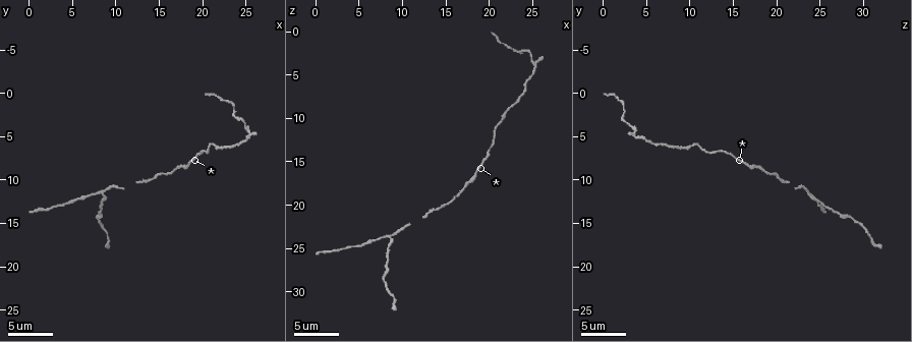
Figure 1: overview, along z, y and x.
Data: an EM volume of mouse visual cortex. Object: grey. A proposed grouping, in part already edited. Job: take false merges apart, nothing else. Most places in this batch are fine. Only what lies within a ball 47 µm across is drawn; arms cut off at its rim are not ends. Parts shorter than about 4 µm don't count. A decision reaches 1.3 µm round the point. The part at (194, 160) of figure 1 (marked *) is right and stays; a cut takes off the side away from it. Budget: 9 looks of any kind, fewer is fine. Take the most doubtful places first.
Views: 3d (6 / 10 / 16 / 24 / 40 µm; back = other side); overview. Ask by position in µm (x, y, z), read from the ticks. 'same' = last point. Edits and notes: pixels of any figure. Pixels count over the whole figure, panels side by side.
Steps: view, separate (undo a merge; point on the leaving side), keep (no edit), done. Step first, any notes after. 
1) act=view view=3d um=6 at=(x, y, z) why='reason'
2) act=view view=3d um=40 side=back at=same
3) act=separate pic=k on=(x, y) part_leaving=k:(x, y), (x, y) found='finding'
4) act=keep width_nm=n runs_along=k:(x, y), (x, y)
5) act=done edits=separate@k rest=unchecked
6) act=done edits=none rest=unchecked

act=view view=3d um=10 at=(8.2, 11.6, 23.6) why='small branch off a trunk'

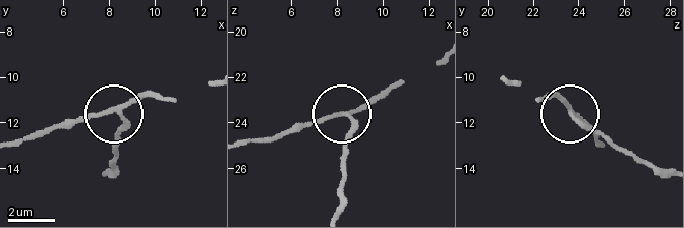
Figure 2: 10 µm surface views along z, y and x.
act=separate pic=2 on=(120, 133) arms=3 part_leaving=2:(122, 114), (116, 162), (109, 172) found='two neurons meet here'

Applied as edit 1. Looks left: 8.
act=view view=overview

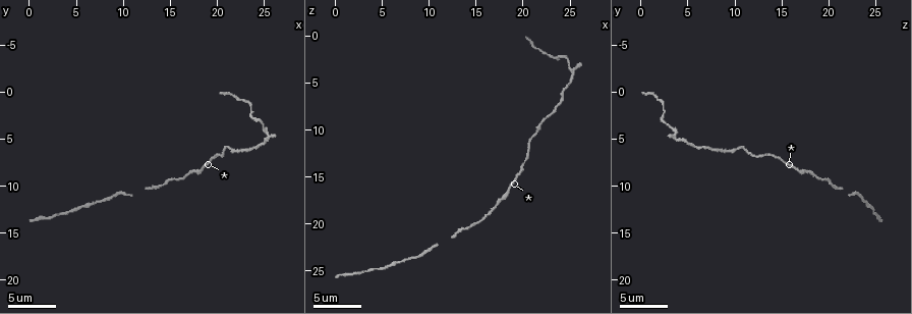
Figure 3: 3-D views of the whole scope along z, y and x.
act=view view=3d um=16 at=(25.2, 5.2, 4.8)

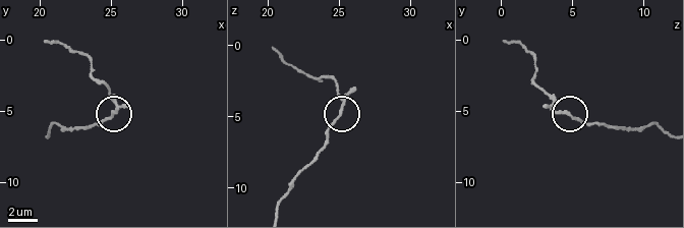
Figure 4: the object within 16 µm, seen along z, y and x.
act=view view=3d um=6 at=(25.0, 5.4, 4.8)

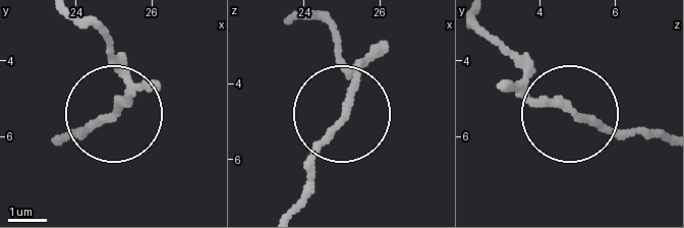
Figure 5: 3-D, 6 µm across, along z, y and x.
act=keep width_nm=170 runs_along=5:(291, 209), (353, 81), (386, 46) found='all the same neuron'

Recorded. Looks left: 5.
act=view view=3d um=10 at=(21.0, 5.8, 10.6) why='calibre changes'

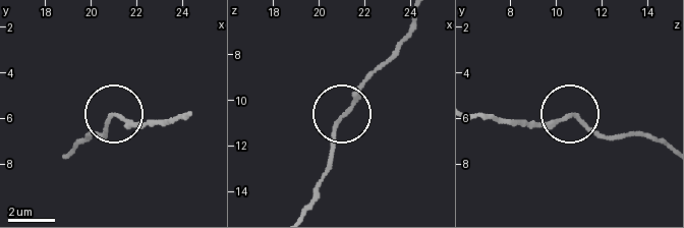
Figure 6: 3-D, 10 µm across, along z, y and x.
act=keep runs_along=6:(309, 208), (335, 126), (389, 58) found='continuous, no second neuron'

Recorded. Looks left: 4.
act=view view=3d um=6 at=(17.0, 9.0, 18.2) why='thick turns thin'

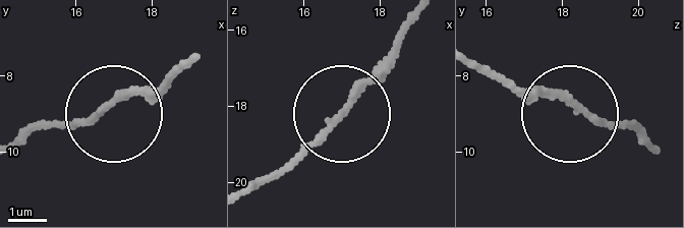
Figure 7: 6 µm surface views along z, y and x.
act=keep found='all the same neuron'

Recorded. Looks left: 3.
act=done edits=separate@2 rest=unchecked

